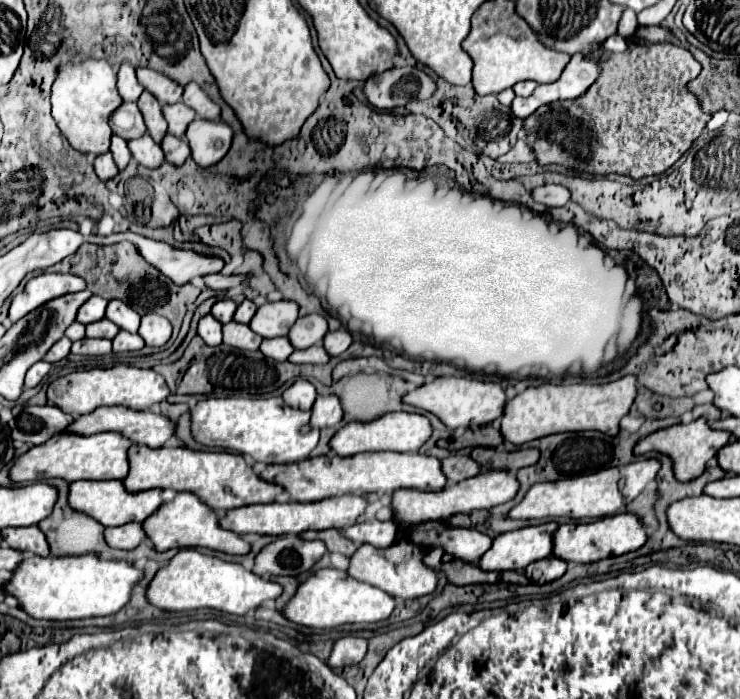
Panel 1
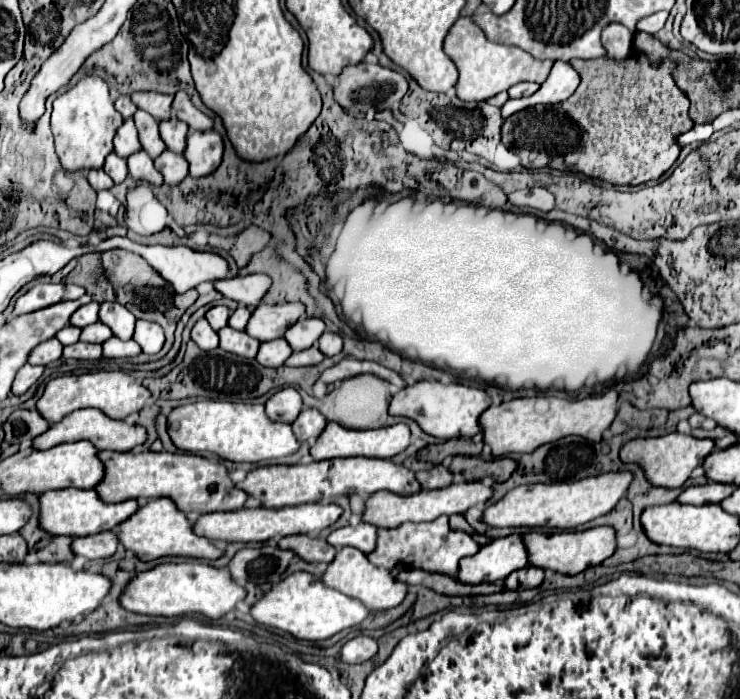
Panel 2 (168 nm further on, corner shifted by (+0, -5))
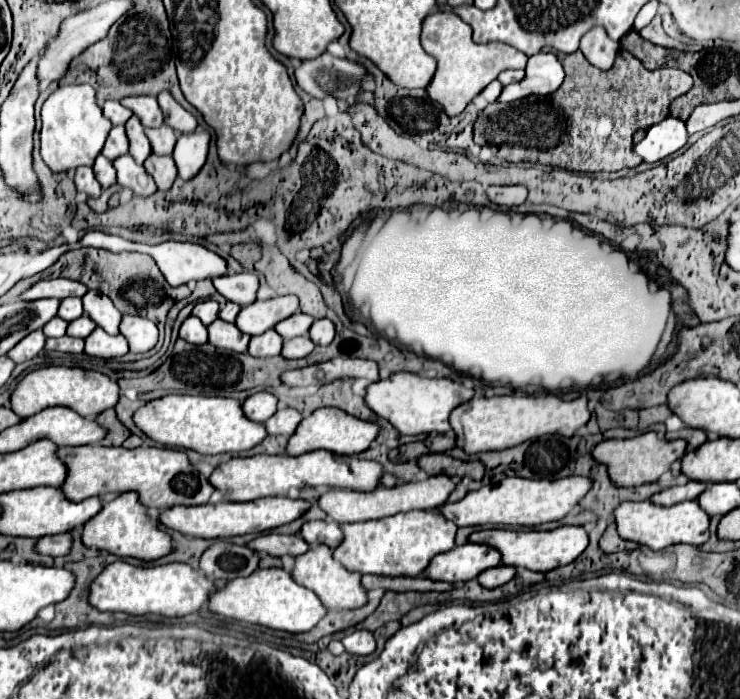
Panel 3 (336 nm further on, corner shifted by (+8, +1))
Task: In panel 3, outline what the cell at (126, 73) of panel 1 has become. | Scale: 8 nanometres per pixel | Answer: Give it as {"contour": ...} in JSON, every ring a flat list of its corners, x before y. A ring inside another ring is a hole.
{"contour":[[109,99,109,101,103,103,103,115,105,115,113,125,125,125,127,119,133,115,133,111,131,111,131,109,125,109,119,101]]}

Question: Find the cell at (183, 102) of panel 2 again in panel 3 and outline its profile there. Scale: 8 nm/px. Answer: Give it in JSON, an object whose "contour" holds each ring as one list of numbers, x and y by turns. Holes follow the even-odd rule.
{"contour":[[161,91,157,95,157,101,159,101,159,107,163,109,165,123,169,127,173,127,177,133,191,133,191,131,195,131,195,127,197,127,195,115,191,115,185,107,181,107,173,99,173,95,169,91]]}

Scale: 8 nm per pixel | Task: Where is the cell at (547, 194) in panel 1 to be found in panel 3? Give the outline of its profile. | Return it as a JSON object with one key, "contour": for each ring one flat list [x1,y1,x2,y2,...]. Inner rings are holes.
{"contour":[[513,185,513,187,489,187,487,195,493,203,497,205,505,205,505,207,517,207,523,205,527,201,527,189,521,185]]}

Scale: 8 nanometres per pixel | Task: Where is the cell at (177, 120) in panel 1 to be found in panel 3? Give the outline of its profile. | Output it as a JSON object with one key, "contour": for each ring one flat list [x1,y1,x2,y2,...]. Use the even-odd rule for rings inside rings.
{"contour":[[163,123,161,127,153,127,153,129,147,127,145,135,151,141,153,153,157,153,157,155,171,155,173,153,173,147,175,147,175,141,177,141,177,133,169,125]]}

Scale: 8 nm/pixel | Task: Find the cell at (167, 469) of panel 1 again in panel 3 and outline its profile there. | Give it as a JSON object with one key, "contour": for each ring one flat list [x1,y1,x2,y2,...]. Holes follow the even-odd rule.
{"contour":[[83,445,83,447,59,447,59,457,67,465,67,479,63,483,63,493,71,501,83,501,105,493,135,491,141,503,147,507,169,509,173,505,203,505,209,503,213,495,213,485,209,479,201,477,199,471,189,463,185,451,181,449,157,449,157,447,103,447,103,445]]}

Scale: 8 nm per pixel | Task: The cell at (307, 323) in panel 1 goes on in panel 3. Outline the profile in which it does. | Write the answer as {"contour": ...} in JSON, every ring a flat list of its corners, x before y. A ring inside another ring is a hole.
{"contour":[[295,313,293,317,287,317,285,321,281,321,281,325,275,325,275,331,283,337,283,339,293,339,293,337,301,337,307,335,309,327,313,325,313,317,305,315,305,313]]}

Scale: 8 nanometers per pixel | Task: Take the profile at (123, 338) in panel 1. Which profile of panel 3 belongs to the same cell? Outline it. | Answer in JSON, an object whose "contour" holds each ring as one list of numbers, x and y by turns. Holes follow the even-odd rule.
{"contour":[[97,327,87,339,85,339,85,353,93,355,93,357,103,357,103,359,111,359,111,357,123,357,129,351,129,345,125,341,125,337,121,335,109,335,105,333,101,327]]}

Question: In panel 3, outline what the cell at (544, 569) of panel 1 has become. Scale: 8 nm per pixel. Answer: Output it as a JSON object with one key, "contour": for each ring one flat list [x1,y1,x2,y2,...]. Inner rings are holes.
{"contour":[[499,565,499,567,493,567,493,569,487,569,479,575,479,583,487,589,495,589,495,587,501,587,505,585,507,581,511,581,515,577,515,567,509,567,509,565]]}

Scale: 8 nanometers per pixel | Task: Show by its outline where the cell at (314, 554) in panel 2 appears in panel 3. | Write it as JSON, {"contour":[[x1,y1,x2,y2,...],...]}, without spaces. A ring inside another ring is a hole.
{"contour":[[263,533,257,539,253,539,247,547,275,557,283,557,283,555,297,557,309,551,309,545,303,541,301,535,279,535,279,533]]}

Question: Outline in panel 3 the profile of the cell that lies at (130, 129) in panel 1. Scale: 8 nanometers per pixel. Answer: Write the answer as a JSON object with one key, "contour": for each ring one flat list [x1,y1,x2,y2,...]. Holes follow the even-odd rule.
{"contour":[[123,125,113,127,111,133,109,133,109,137,107,137,107,143,103,147,103,155,113,161,113,159,125,155,127,149,129,149,129,139,125,135,125,127]]}

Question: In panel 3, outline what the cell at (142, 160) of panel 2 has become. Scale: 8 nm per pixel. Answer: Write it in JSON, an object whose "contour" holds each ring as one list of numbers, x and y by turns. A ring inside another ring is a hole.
{"contour":[[129,153,117,157,113,165,117,169,117,181,121,187,129,187,133,189,135,195,141,195,141,197,149,197,157,191,153,177,149,177,145,167,137,165]]}

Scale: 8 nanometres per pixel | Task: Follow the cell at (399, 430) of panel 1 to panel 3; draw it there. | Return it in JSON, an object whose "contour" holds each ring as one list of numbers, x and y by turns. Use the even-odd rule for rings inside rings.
{"contour":[[323,407,301,421,301,425,297,427,297,431,293,433,293,437,287,443,287,453,303,455,309,451,325,449,325,451,339,453,339,455,357,455,357,453,367,451,379,433,381,433,381,427,377,423,361,421,361,419,351,417,349,413,343,413,341,409,335,409,335,407]]}

